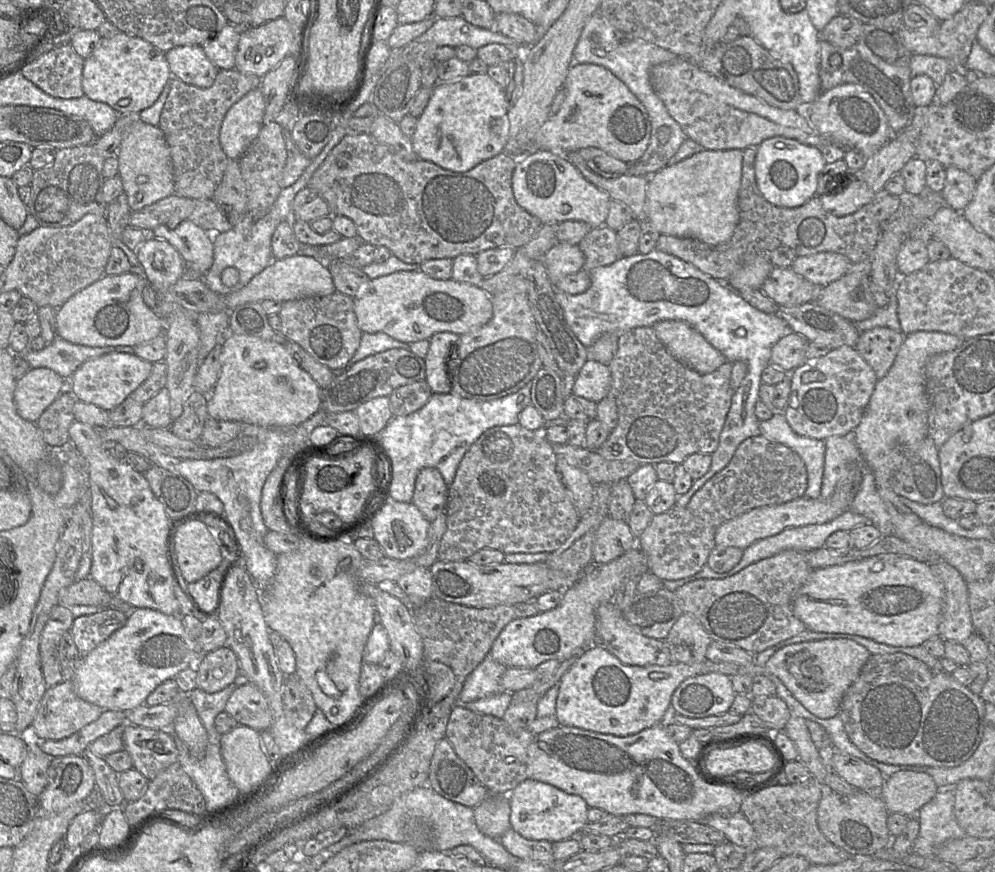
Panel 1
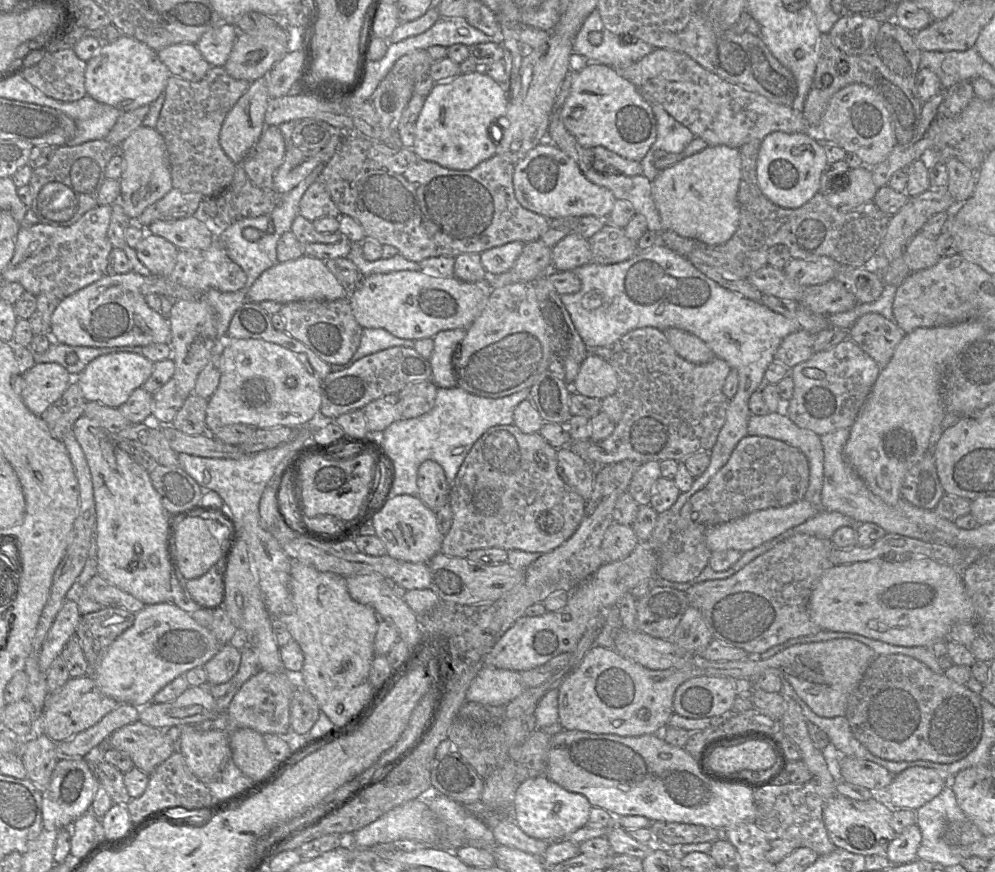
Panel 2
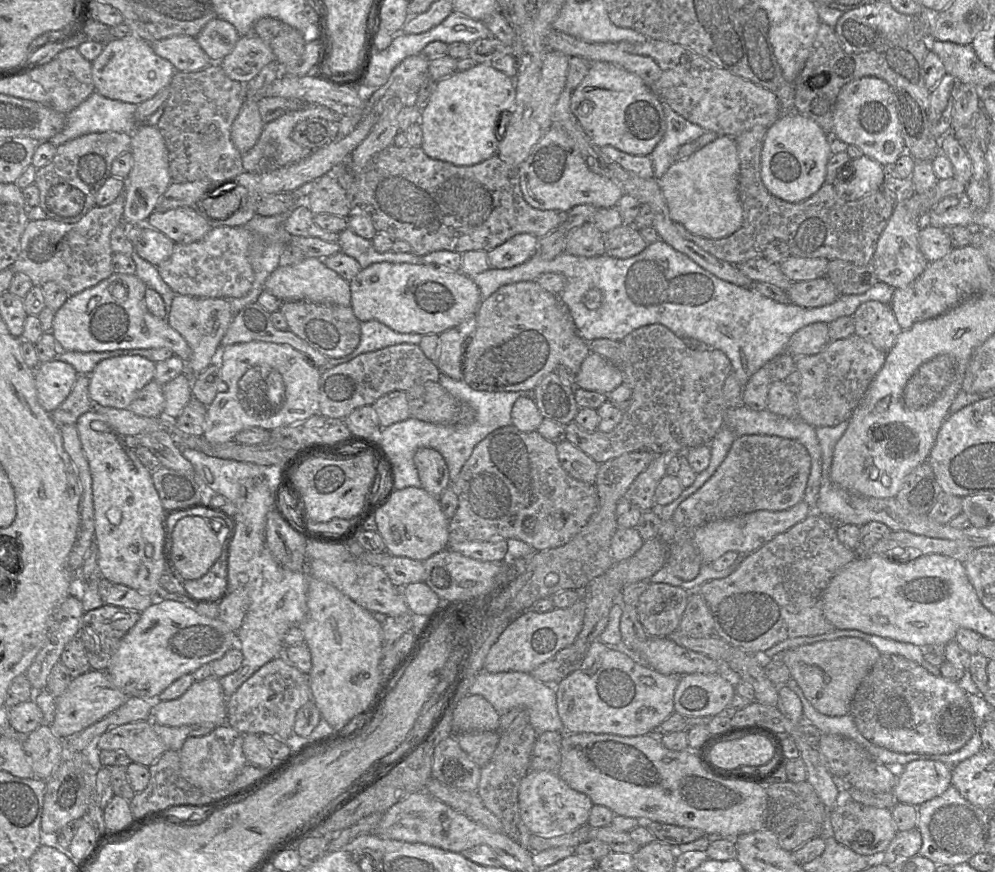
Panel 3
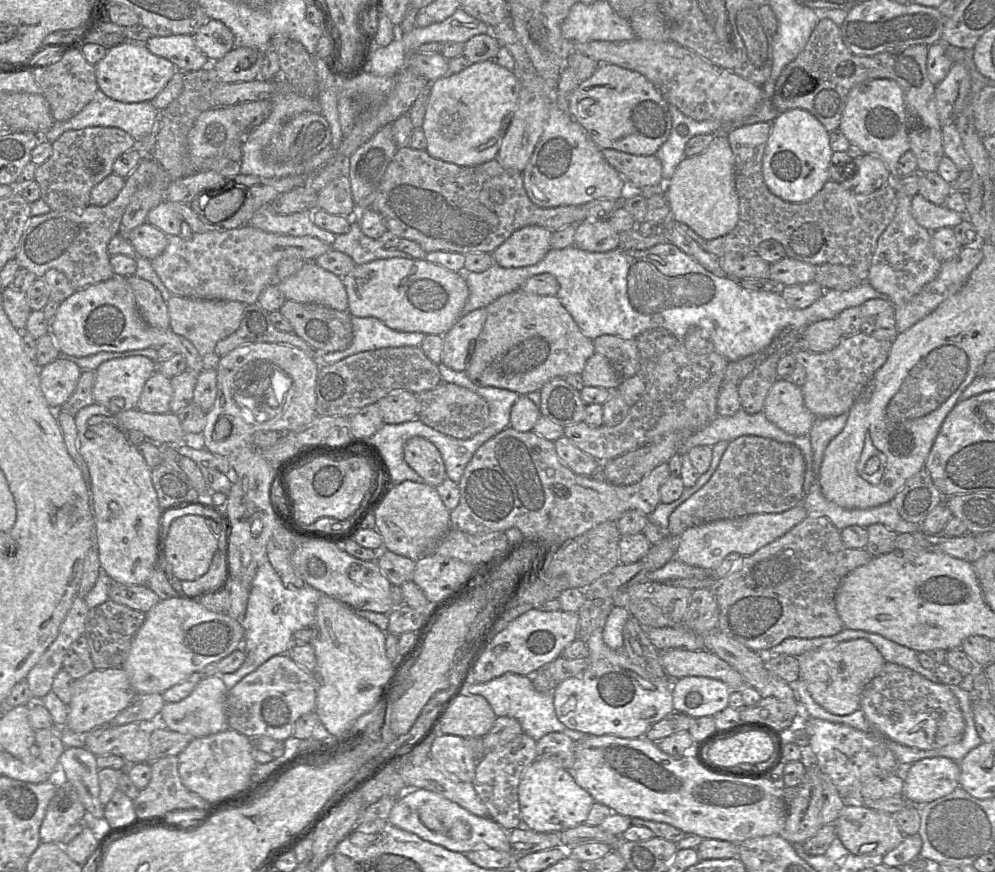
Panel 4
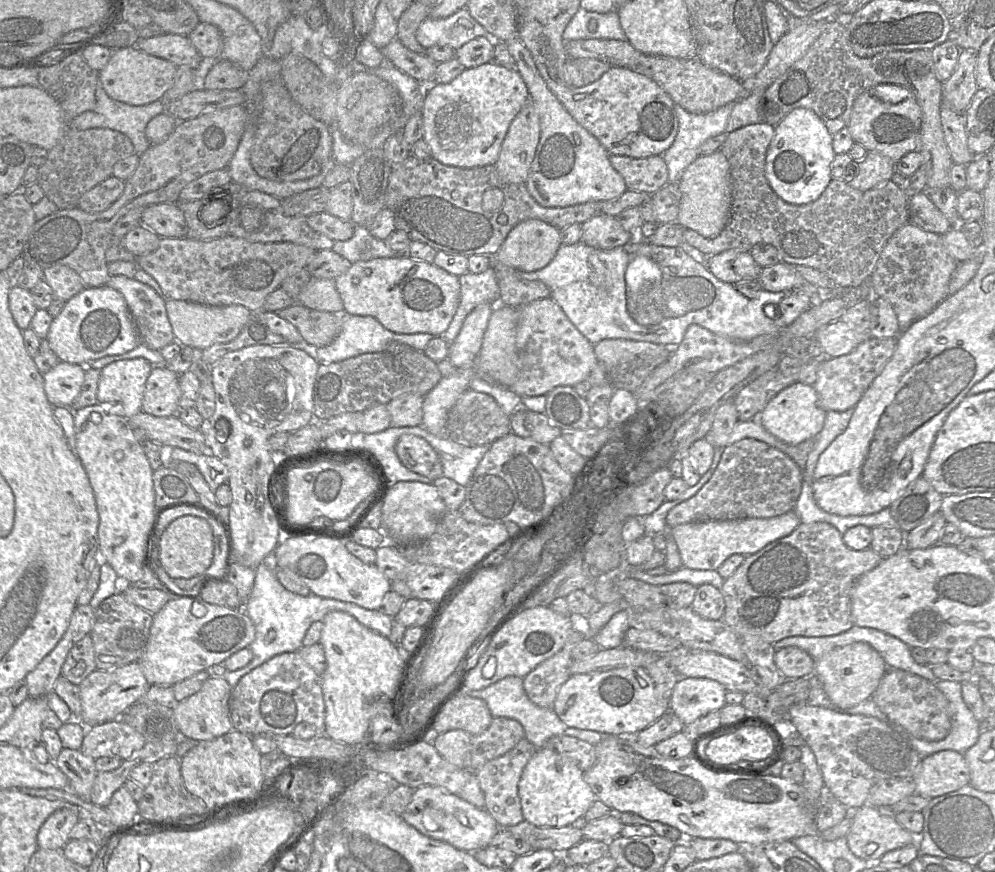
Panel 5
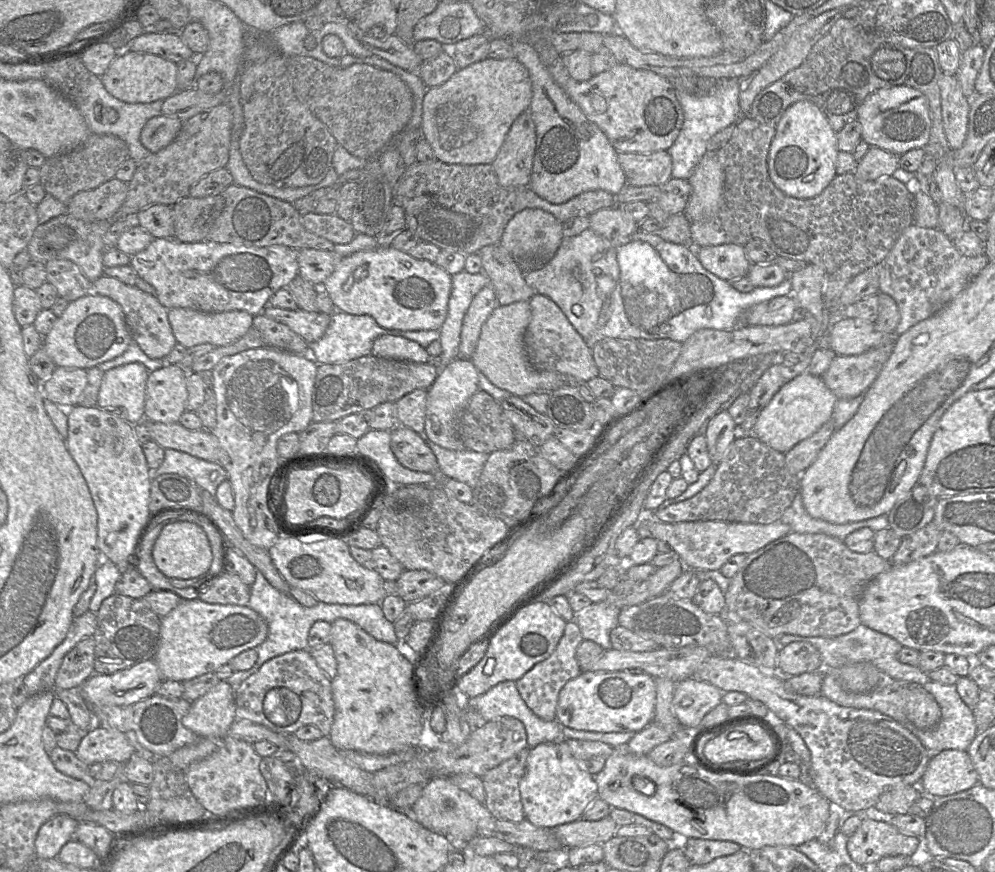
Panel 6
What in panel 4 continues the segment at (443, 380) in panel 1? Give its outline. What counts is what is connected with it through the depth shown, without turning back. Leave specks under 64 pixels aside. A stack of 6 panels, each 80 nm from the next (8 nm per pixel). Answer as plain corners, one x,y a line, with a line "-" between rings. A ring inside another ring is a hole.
485,308
473,310
466,315
462,315
452,328
443,335
443,350
441,363
455,371
466,371
469,357
473,354
475,341
479,337
487,318

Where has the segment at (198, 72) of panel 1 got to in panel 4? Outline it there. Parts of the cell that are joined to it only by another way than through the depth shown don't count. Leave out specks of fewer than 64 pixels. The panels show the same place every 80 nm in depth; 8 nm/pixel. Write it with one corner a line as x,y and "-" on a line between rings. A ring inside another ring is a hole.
192,35
153,36
145,45
151,53
169,60
182,72
198,71
208,60
196,47

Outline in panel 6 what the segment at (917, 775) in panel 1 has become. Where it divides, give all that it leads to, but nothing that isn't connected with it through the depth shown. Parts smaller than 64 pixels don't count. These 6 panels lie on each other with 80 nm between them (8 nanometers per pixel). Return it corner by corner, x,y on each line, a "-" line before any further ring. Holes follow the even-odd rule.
945,750
930,758
917,785
923,794
944,797
966,791
979,783
967,751

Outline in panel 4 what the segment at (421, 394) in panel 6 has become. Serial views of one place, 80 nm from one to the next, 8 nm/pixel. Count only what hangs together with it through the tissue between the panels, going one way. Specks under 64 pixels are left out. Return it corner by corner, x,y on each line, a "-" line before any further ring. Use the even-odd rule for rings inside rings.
395,390
380,399
377,404
383,424
400,424
418,418
417,397
407,390

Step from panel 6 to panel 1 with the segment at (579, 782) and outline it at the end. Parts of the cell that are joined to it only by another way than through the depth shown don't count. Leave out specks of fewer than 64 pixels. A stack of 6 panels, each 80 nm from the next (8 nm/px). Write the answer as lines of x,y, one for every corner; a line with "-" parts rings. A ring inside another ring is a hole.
527,778
508,794
508,800
510,827
528,840
545,840
556,843
578,837
588,823
589,807
584,799
543,782

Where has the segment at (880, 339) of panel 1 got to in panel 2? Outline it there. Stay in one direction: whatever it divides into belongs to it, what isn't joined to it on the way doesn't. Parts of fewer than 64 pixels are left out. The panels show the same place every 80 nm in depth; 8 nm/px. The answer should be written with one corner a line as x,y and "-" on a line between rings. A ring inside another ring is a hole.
878,313
864,314
848,330
848,337
881,368
889,362
904,334
894,320

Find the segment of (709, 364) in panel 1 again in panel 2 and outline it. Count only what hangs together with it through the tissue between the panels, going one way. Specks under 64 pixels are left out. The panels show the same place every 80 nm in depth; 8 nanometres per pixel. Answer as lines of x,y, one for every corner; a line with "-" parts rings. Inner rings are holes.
667,328
663,333
677,354
691,363
704,364
716,357
706,343
692,333
678,328

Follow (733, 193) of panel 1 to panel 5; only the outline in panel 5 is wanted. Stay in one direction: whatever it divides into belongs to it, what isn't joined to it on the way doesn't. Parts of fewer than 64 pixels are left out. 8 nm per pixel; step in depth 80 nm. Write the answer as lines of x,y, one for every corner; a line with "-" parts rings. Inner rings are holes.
721,150
700,155
684,170
678,186
681,200
676,222
705,238
718,236
729,220
732,200
730,166

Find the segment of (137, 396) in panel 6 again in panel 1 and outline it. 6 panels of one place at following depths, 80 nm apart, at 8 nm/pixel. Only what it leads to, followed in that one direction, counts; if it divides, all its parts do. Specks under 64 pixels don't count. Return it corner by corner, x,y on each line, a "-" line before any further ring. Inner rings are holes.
109,353
90,359
77,368
69,380
69,390
77,401
95,406
109,412
120,405
150,375
153,364
135,354

